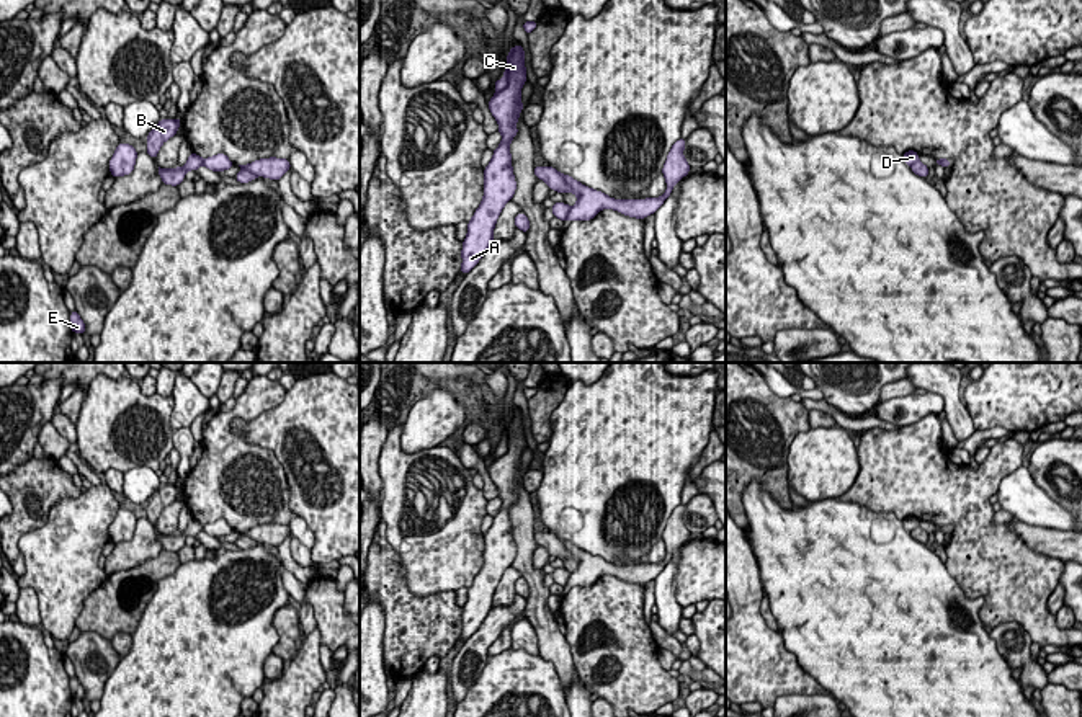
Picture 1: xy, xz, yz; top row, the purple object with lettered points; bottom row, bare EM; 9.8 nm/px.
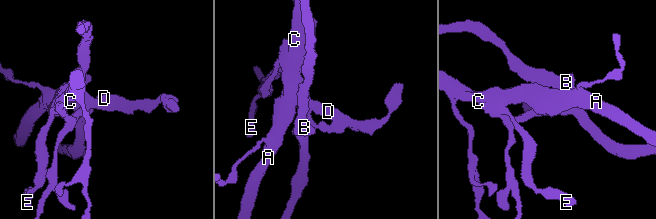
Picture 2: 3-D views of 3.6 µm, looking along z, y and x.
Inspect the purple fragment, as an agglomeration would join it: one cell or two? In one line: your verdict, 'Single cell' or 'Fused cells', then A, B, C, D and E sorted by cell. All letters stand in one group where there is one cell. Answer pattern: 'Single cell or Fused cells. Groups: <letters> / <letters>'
Fused cells. Groups: A C D E / B

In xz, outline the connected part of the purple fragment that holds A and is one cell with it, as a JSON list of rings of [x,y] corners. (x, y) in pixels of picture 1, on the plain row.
[[[521,410],[510,415],[502,452],[489,467],[489,475],[499,488],[502,500],[500,511],[494,516],[492,526],[484,534],[484,563],[467,588],[467,601],[463,608],[461,640],[469,639],[484,622],[494,608],[494,593],[503,575],[512,567],[516,547],[512,534],[510,508],[518,500],[516,487],[523,477],[521,452],[528,446],[525,434],[525,416]]]

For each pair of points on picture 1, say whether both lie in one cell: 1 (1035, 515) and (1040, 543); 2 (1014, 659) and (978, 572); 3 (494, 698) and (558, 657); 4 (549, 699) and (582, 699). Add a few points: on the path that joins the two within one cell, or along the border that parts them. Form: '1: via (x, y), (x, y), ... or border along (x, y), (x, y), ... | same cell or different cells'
1: border along (1014, 518), (1064, 531) | different cells
2: border along (992, 627), (1002, 623), (1017, 623), (1032, 641) | different cells
3: border along (538, 655), (553, 665), (566, 693) | different cells
4: border along (564, 694), (567, 699) | different cells

